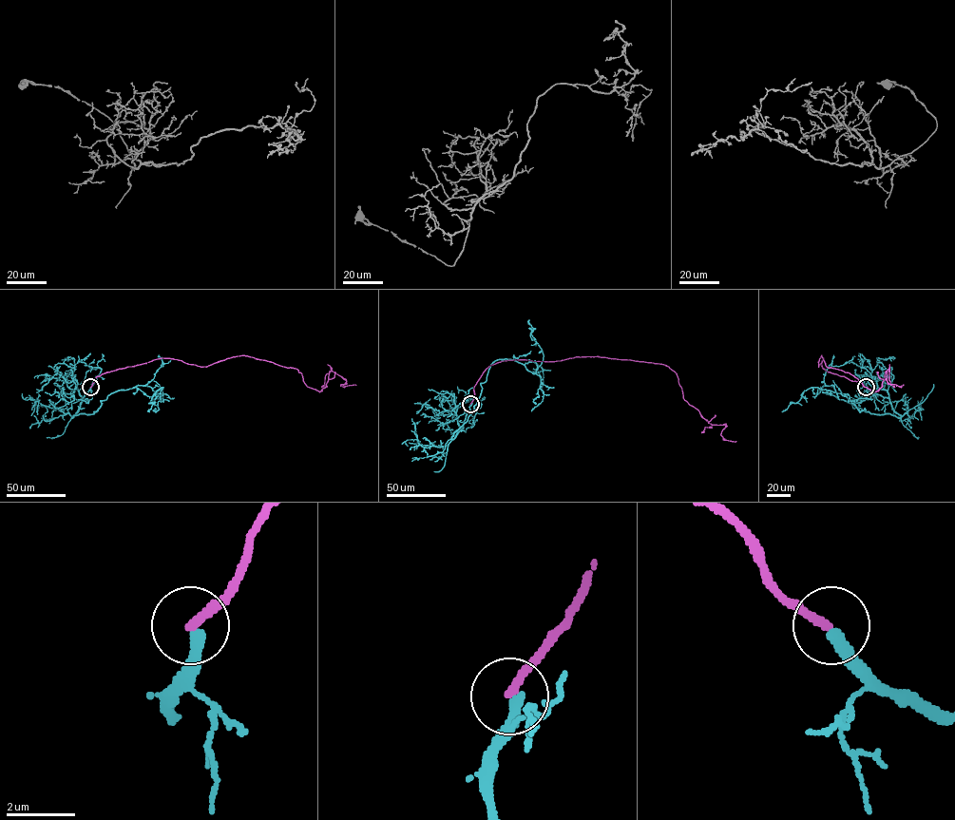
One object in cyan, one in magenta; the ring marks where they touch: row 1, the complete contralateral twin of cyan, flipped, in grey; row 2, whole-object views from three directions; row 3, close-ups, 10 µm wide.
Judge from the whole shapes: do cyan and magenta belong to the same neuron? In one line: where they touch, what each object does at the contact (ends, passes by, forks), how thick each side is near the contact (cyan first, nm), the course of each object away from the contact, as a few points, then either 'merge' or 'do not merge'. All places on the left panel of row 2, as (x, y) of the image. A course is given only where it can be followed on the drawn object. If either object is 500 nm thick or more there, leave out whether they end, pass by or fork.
at (90, 387); cyan ends there; magenta ends there; 320 nm thick on the cyan side, 240 nm on the other; cyan runs (90, 387), (71, 418), (93, 413), (118, 390), (162, 387), (149, 411); magenta runs (90, 387), (162, 357), (206, 367), (241, 355), (296, 369), (319, 391), (332, 371), (355, 385); do not merge

